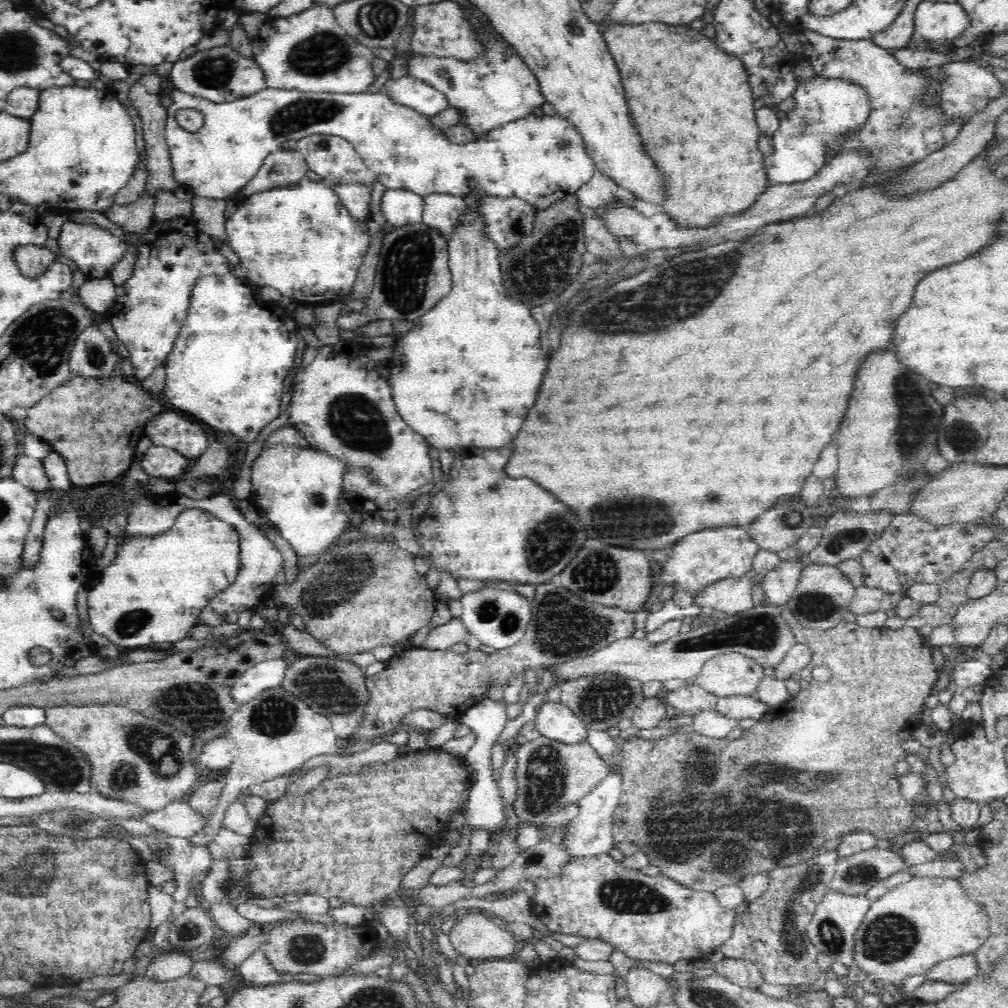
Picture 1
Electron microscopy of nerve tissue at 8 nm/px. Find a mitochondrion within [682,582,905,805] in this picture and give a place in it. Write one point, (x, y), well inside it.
(816, 607)

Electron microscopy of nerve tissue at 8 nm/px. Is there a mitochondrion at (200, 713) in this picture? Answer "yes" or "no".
yes

